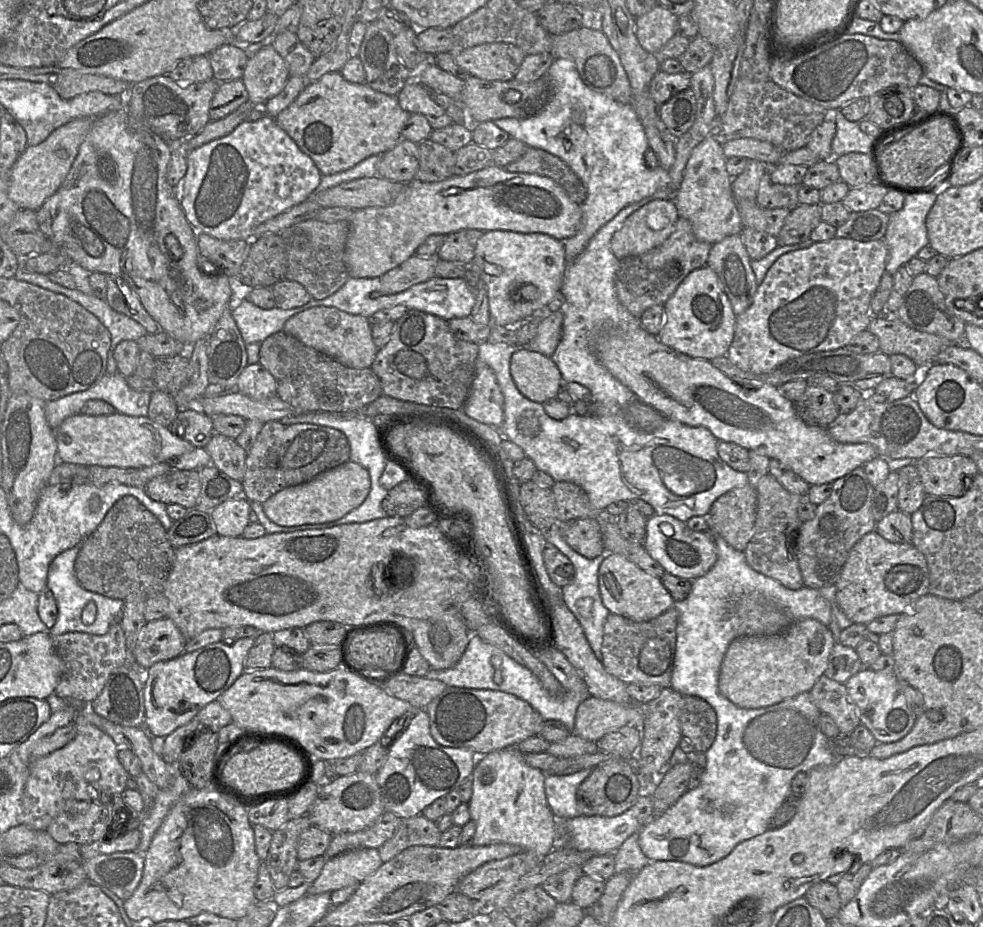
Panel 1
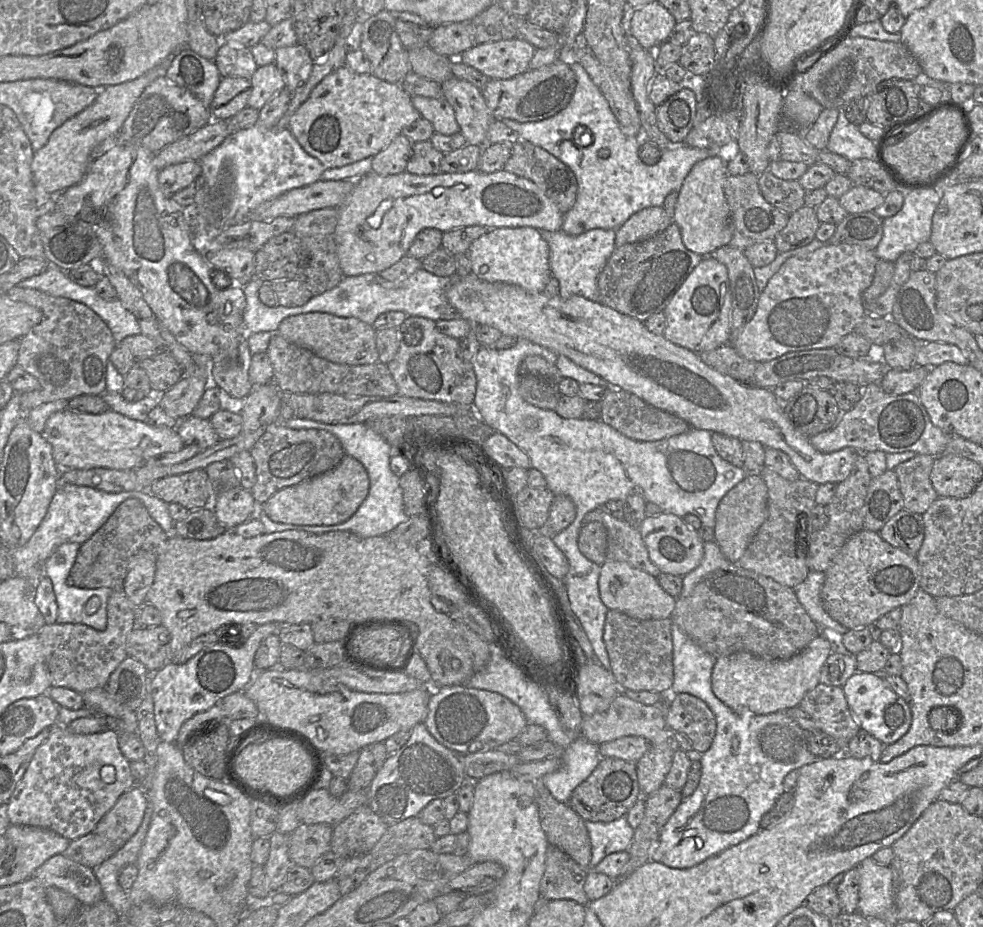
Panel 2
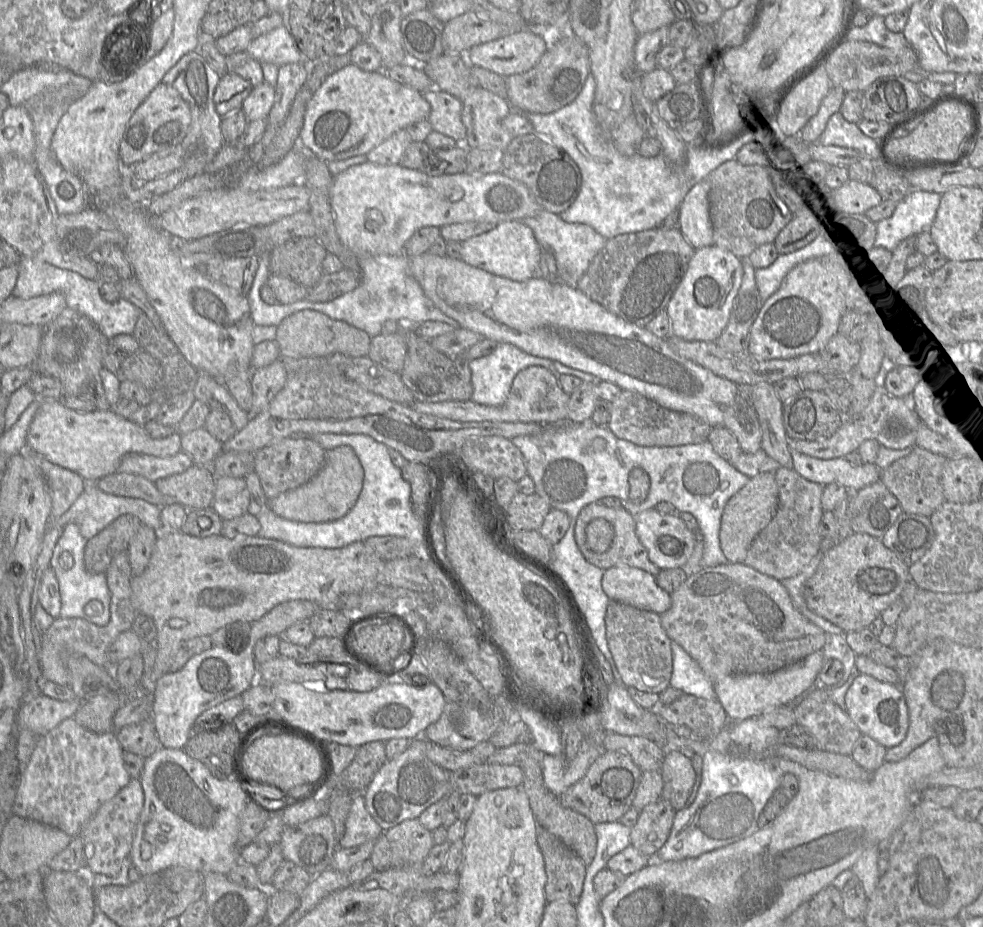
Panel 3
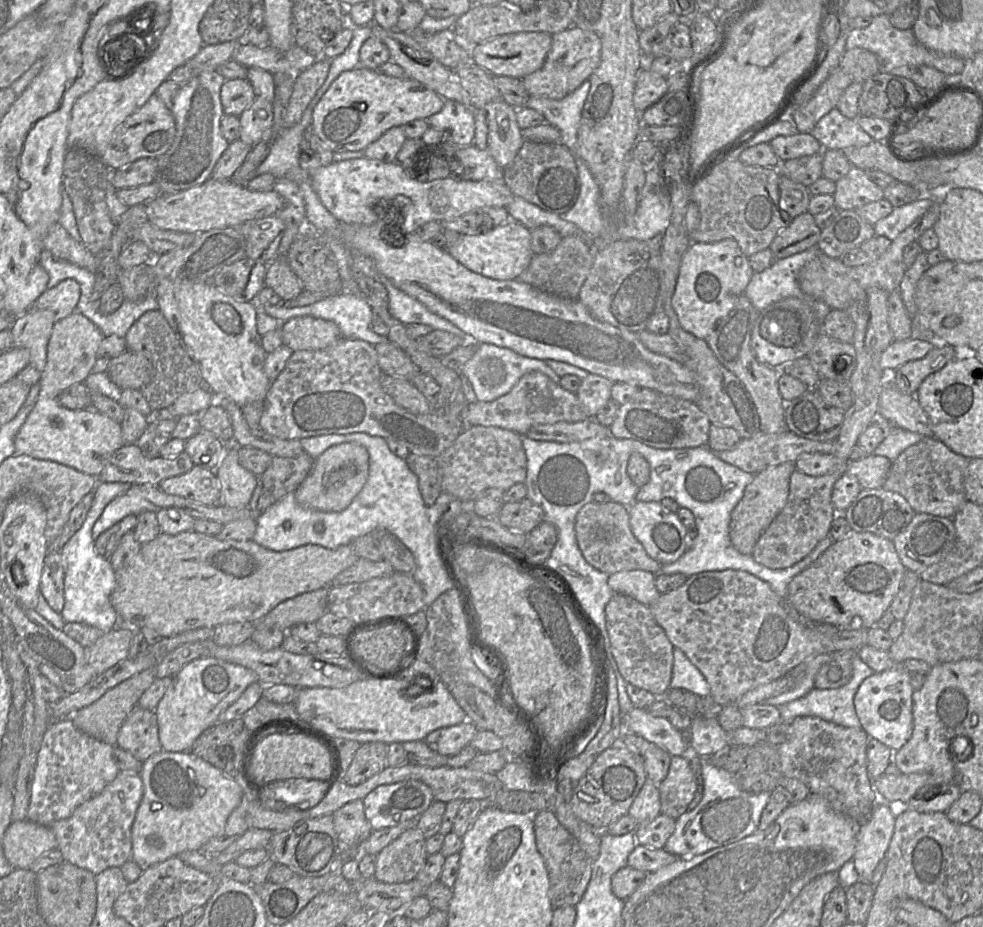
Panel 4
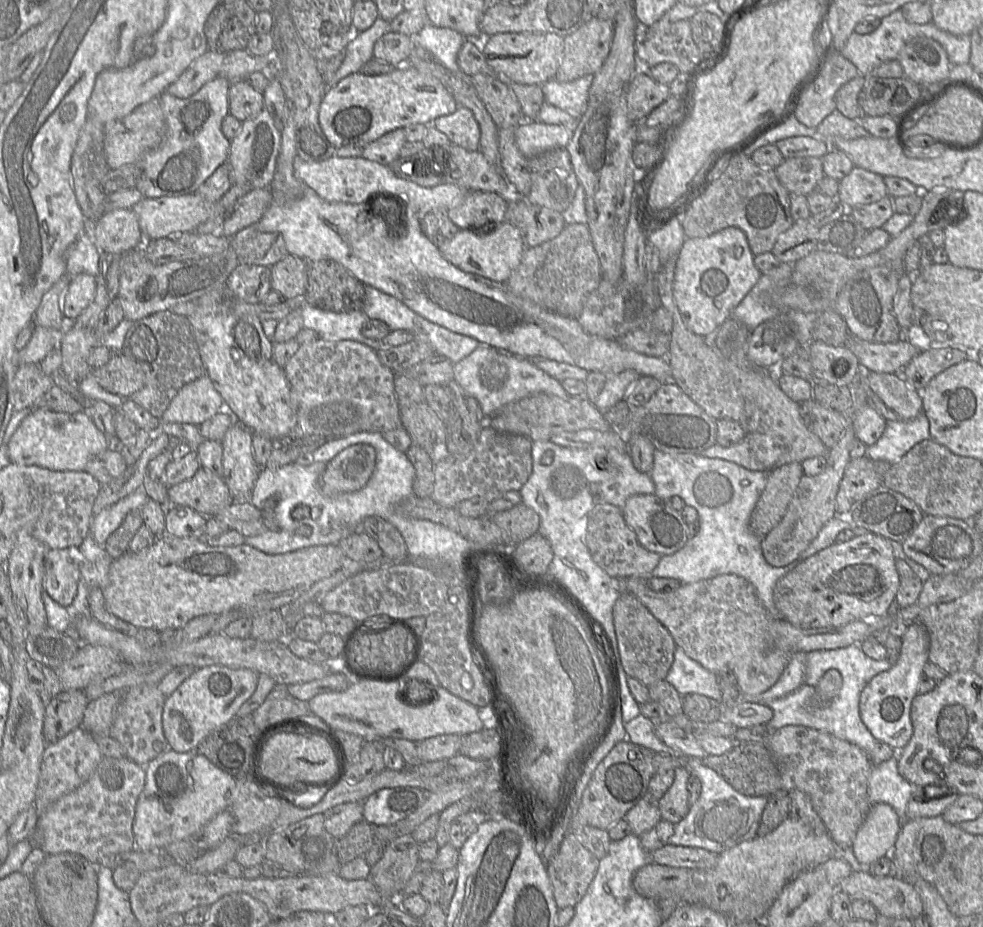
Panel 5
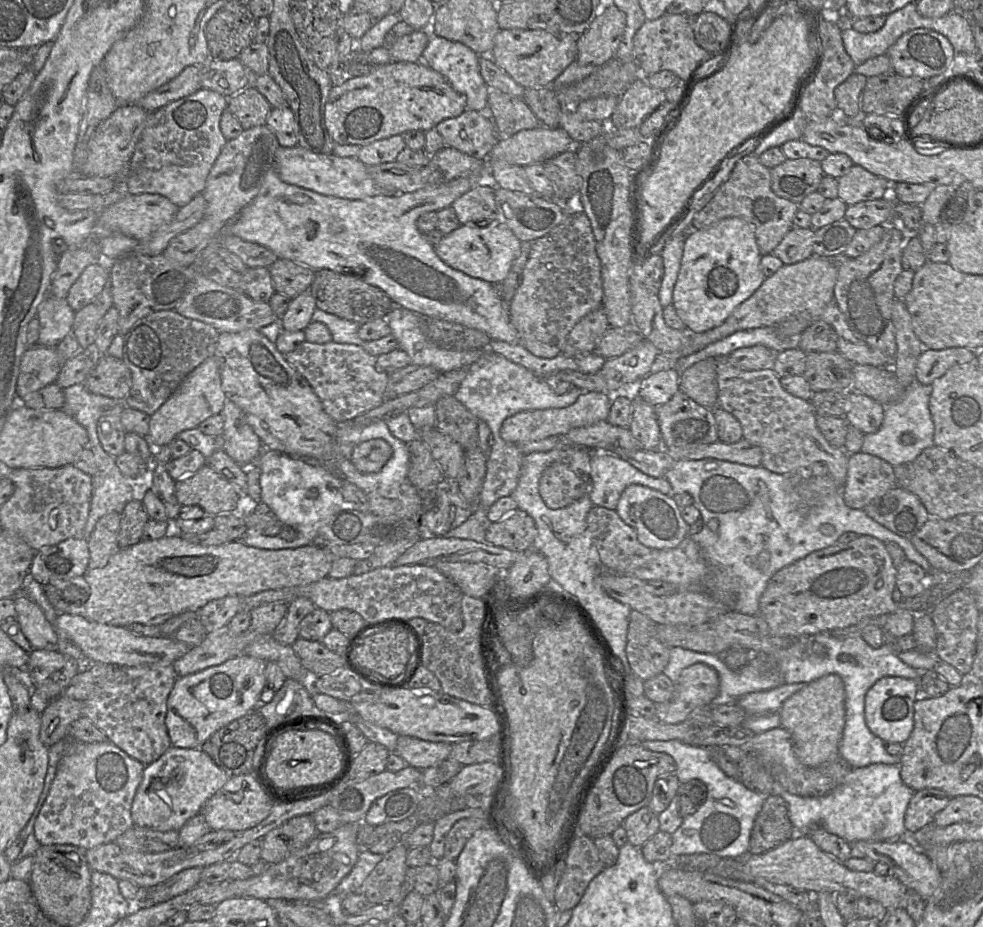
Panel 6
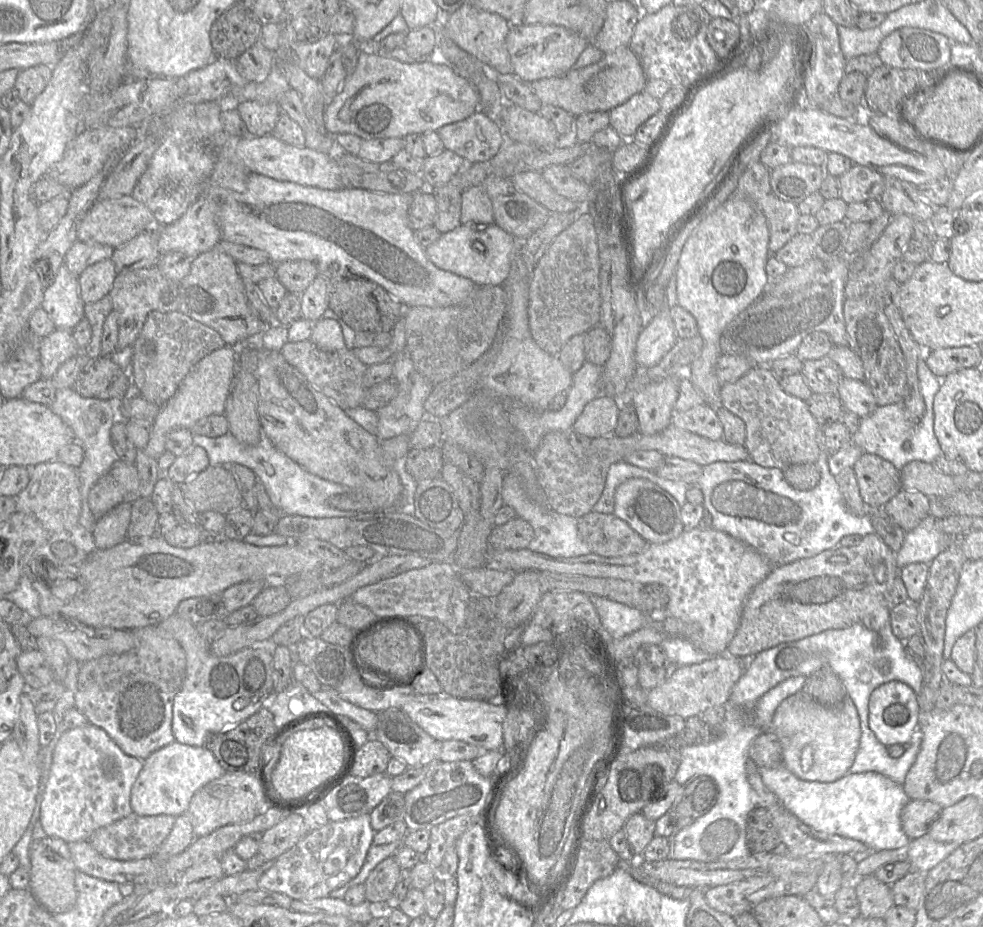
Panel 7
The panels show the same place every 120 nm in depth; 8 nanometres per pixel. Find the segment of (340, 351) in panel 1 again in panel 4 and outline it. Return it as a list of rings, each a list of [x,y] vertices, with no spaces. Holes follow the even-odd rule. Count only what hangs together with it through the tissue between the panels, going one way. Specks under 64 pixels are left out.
[[[300,316],[281,322],[282,344],[293,352],[325,349],[343,339],[338,326],[328,320]]]

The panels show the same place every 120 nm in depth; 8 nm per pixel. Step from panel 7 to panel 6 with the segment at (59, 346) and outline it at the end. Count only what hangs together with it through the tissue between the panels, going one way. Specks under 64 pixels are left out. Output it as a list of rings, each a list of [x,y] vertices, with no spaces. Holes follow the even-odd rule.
[[[29,346],[21,359],[17,397],[23,399],[29,393],[55,383],[60,369],[61,362],[55,347]]]

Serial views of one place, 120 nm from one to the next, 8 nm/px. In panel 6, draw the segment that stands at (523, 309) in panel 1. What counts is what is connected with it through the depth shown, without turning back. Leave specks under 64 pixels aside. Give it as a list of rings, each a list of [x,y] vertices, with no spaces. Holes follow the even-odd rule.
[[[489,222],[460,224],[458,228],[444,235],[434,245],[434,249],[438,257],[448,266],[495,285],[502,284],[506,279],[523,245],[509,227],[501,223]]]

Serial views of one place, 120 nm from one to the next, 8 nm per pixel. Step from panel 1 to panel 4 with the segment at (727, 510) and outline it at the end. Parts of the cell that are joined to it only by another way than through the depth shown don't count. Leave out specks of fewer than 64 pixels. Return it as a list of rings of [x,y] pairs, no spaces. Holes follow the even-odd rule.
[[[786,462],[754,475],[743,496],[731,512],[729,536],[733,547],[741,554],[750,555],[761,534],[783,510],[789,495],[790,476],[796,470],[794,462]]]

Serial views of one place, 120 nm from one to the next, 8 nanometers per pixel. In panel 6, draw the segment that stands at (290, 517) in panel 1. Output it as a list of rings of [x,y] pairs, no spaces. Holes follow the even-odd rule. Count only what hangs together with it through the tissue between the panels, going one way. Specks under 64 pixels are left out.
[[[370,439],[356,445],[349,460],[356,469],[363,473],[378,472],[391,458],[392,447],[383,439]]]

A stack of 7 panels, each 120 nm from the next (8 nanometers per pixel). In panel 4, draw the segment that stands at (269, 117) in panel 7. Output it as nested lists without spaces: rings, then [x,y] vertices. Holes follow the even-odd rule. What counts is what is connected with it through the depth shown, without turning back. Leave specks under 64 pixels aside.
[[[246,79],[226,80],[220,91],[223,112],[239,117],[252,105],[256,95],[252,85]]]

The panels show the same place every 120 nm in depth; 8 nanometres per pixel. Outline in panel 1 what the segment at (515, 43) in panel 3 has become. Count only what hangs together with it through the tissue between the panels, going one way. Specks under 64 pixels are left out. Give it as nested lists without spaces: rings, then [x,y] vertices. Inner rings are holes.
[[[487,43],[454,53],[456,63],[472,77],[487,81],[514,79],[526,54],[509,43]]]

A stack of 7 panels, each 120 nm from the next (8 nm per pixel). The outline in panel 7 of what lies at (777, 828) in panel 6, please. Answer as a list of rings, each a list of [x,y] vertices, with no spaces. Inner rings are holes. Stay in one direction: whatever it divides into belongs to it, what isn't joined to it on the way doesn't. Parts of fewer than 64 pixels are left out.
[[[755,806],[746,818],[746,845],[750,854],[774,851],[781,839],[770,812]]]

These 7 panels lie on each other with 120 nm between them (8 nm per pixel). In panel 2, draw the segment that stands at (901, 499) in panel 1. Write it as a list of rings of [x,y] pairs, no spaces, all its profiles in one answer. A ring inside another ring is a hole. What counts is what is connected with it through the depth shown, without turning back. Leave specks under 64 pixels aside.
[[[916,454],[894,468],[904,510],[922,515],[939,497],[930,480],[935,459],[934,456]]]

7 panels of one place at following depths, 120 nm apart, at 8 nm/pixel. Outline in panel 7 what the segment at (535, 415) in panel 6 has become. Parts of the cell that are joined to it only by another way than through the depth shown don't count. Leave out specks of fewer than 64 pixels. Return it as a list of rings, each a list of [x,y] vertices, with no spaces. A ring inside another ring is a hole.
[[[601,393],[586,404],[571,428],[590,439],[612,434],[620,404],[618,399]]]

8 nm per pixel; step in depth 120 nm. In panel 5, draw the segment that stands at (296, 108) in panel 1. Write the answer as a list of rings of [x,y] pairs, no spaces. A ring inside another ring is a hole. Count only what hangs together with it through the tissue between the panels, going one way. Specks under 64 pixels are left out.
[[[405,64],[387,74],[352,73],[328,87],[318,118],[323,133],[336,149],[364,148],[397,128],[417,123],[430,125],[436,118],[455,112],[458,106],[439,79]]]

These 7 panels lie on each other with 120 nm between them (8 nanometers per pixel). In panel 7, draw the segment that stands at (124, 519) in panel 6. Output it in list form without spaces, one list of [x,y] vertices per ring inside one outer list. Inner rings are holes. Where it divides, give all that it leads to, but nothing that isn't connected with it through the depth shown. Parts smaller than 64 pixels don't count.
[[[138,497],[131,503],[131,517],[127,539],[138,539],[156,535],[159,514],[149,498]]]

